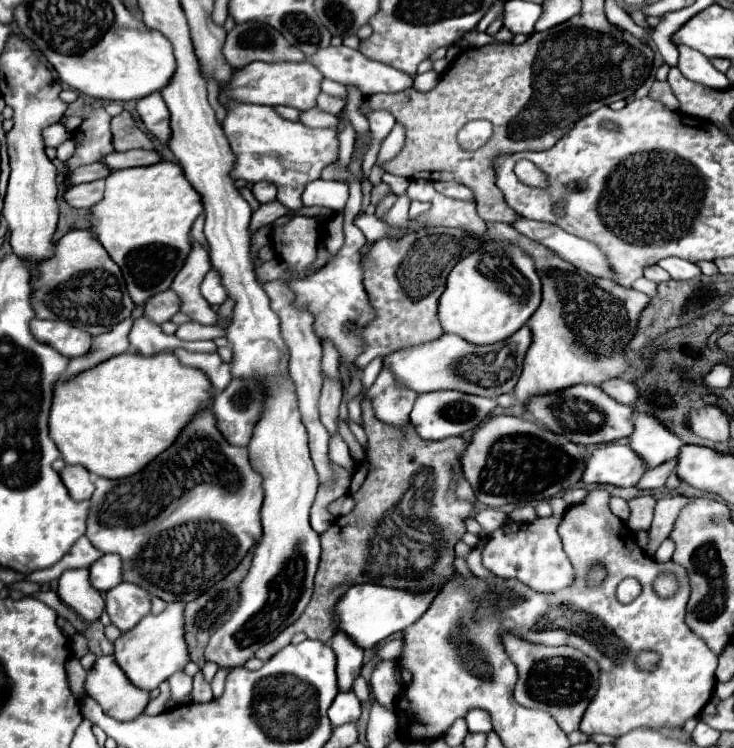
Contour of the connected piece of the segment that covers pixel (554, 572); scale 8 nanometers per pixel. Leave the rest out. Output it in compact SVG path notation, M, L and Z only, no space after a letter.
M546 517L532 523L506 523L496 529L482 551L482 565L496 577L518 579L534 591L554 593L574 583L574 567L562 549L562 541L556 533L560 519Z

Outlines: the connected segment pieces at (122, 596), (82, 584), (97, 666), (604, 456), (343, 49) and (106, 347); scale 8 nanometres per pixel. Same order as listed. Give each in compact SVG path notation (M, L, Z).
M120 583L106 591L106 613L120 631L130 631L150 609L150 593L134 583Z
M88 569L64 571L58 579L58 597L72 607L86 623L100 619L104 611L102 593L90 585Z
M112 655L108 657L98 657L96 663L92 665L92 669L86 675L84 681L84 691L88 697L92 697L96 703L100 703L102 711L118 721L128 721L134 719L136 715L140 715L148 703L148 691L140 691L138 687L132 687L126 679L126 675L120 671L120 667L116 667L116 661Z
M606 443L586 457L584 483L610 483L616 487L634 487L644 473L640 457L628 445Z
M346 45L340 47L324 47L324 51L316 51L316 55L312 55L312 63L318 67L318 71L326 77L332 79L336 83L342 83L346 87L356 87L360 89L360 93L366 97L374 95L374 93L398 93L404 91L408 87L412 87L412 77L406 75L400 69L394 69L386 63L380 61L372 61L366 55L362 55L360 51L354 51Z
M128 317L122 323L118 323L112 331L108 331L104 335L98 335L92 341L92 347L90 347L88 353L84 353L76 359L70 359L62 379L70 379L72 375L78 375L80 371L86 371L86 369L90 369L90 367L94 367L94 365L98 365L98 363L102 363L102 361L106 361L114 355L120 355L120 353L128 351L130 349L128 333L132 329L132 323L134 323L134 319Z

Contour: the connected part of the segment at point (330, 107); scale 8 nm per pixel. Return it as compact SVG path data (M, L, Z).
M320 93L318 97L318 109L324 111L324 113L332 113L332 115L338 115L344 107L344 101L342 99L336 99L336 97L330 97L326 93Z

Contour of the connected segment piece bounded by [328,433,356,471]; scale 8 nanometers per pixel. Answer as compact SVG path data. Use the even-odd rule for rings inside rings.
M334 433L330 435L330 447L328 447L328 455L332 459L332 463L340 465L340 467L346 467L348 471L354 471L354 461L350 457L350 451L348 451L348 445L346 441L342 439L340 433Z

